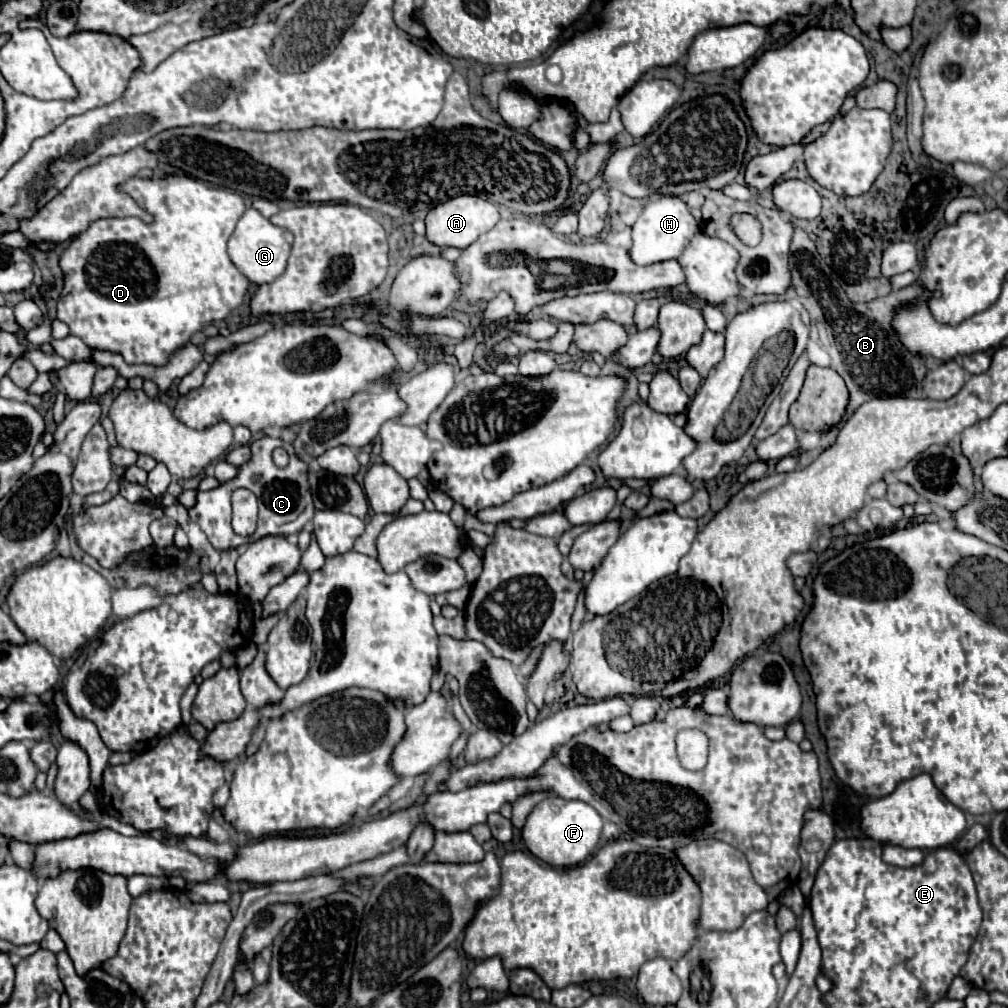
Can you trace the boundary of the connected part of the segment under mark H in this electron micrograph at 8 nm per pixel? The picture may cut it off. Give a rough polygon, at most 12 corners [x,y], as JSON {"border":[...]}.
{"border":[[681,198],[651,200],[633,226],[635,264],[679,258],[697,230]]}

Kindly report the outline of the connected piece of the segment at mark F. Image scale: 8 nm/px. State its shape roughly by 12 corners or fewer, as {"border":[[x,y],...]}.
{"border":[[549,796],[523,828],[549,866],[577,866],[597,848],[603,818],[581,800]]}

